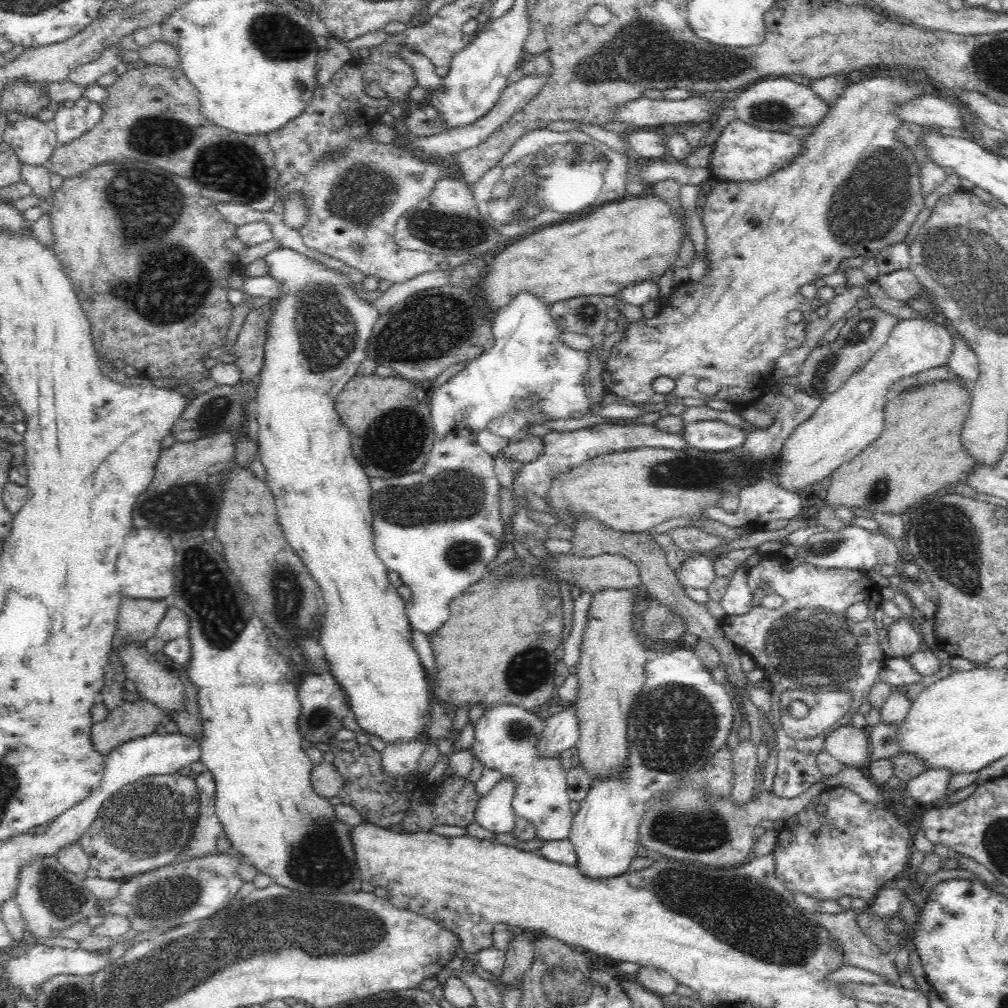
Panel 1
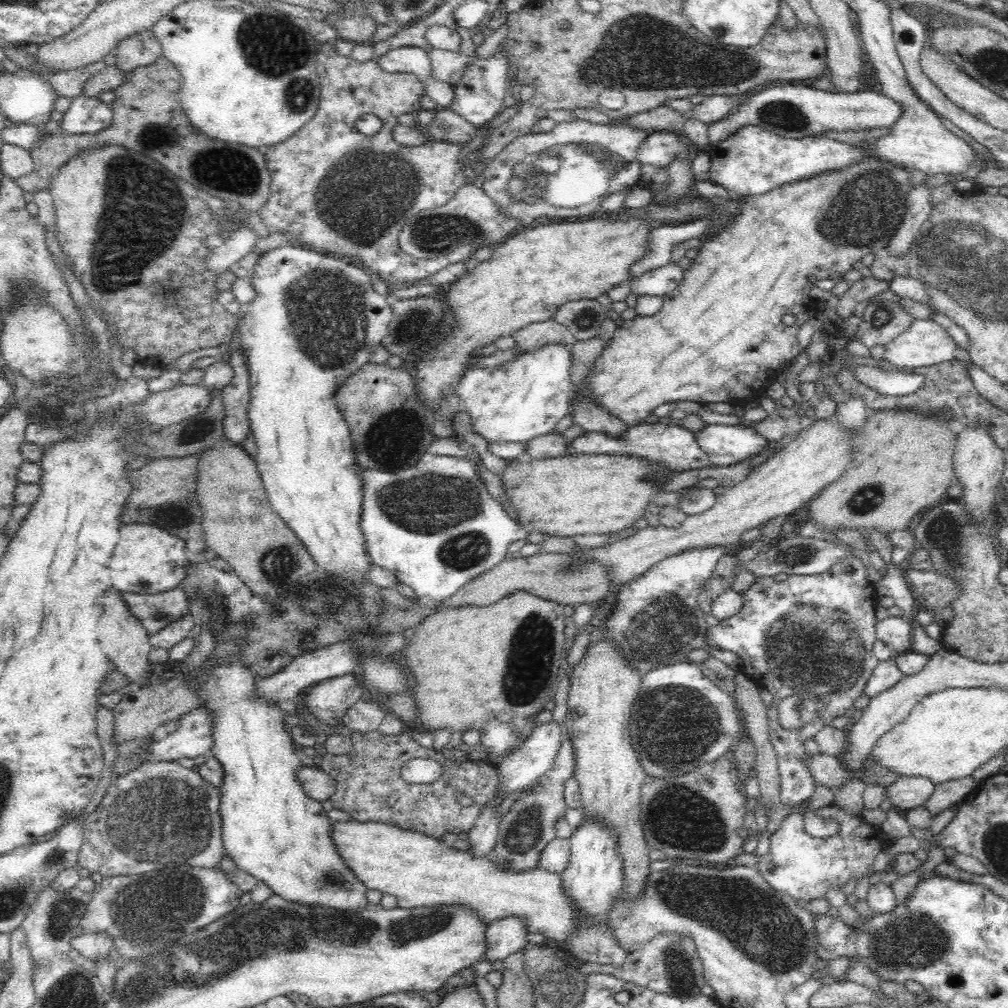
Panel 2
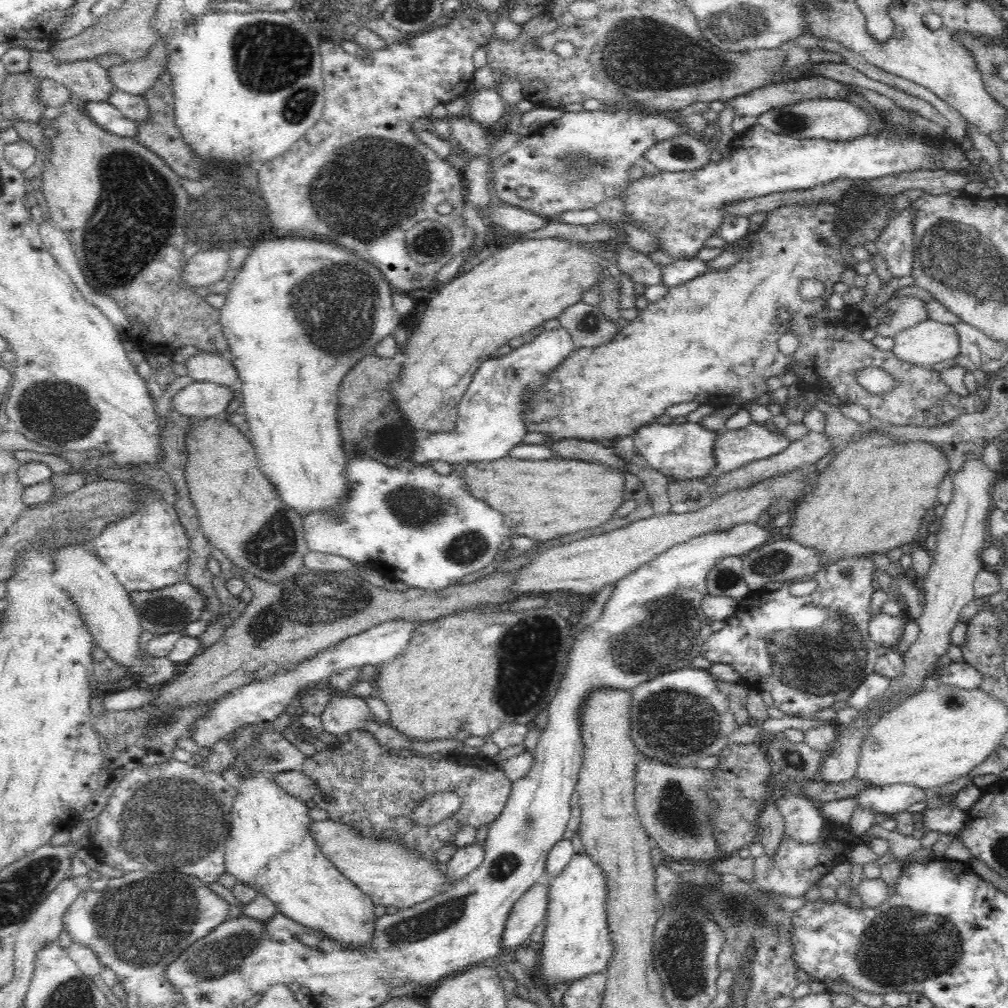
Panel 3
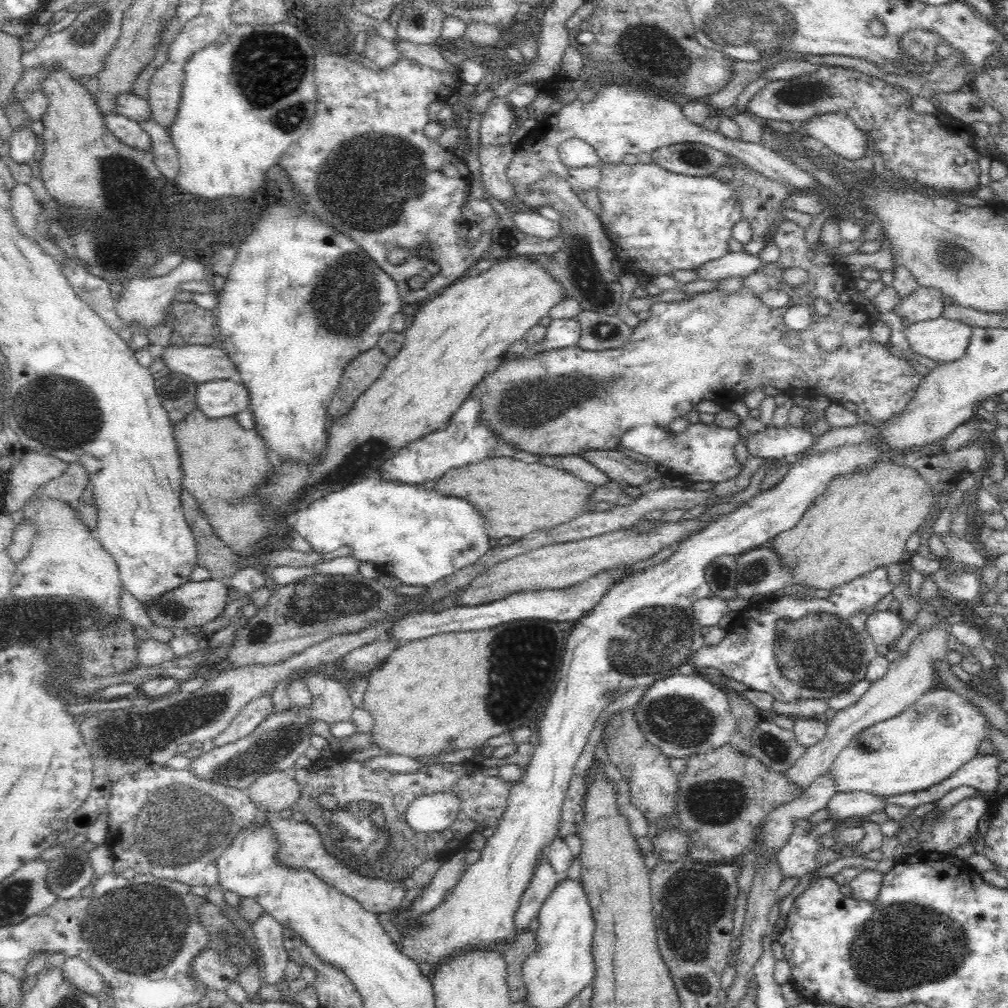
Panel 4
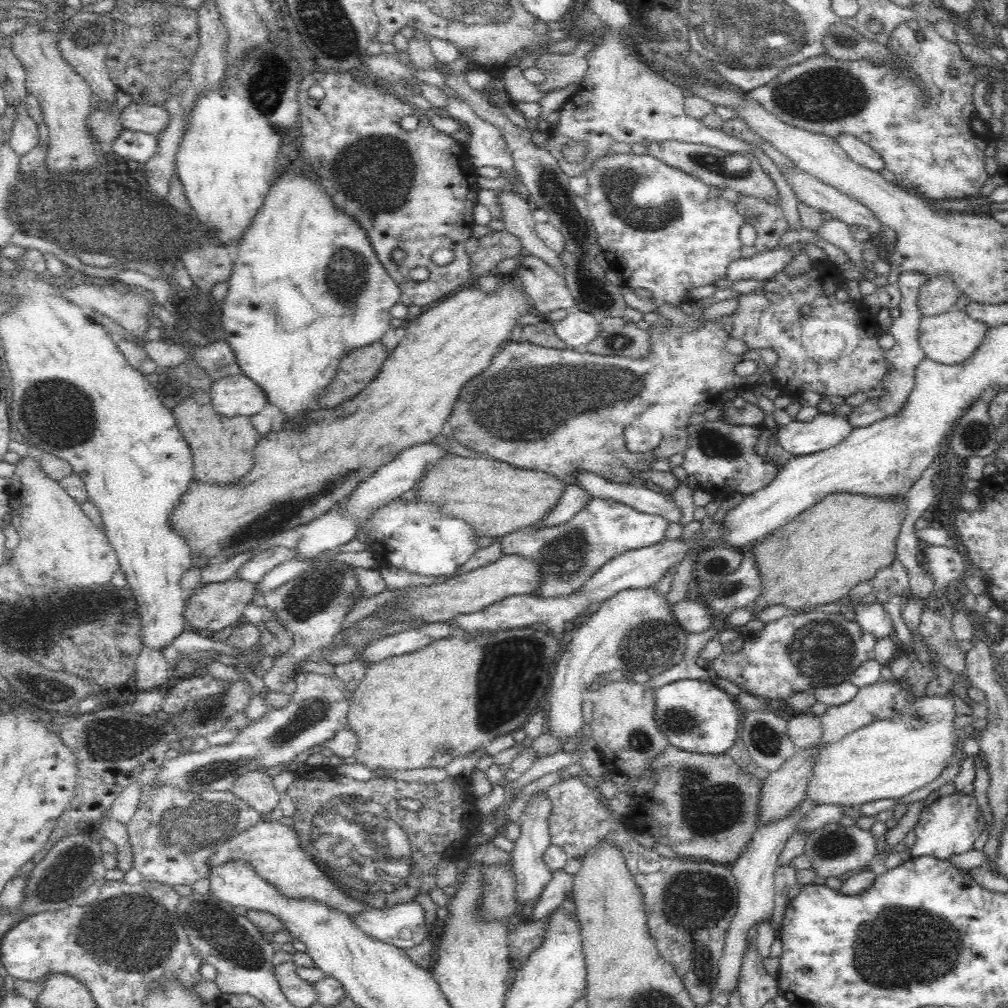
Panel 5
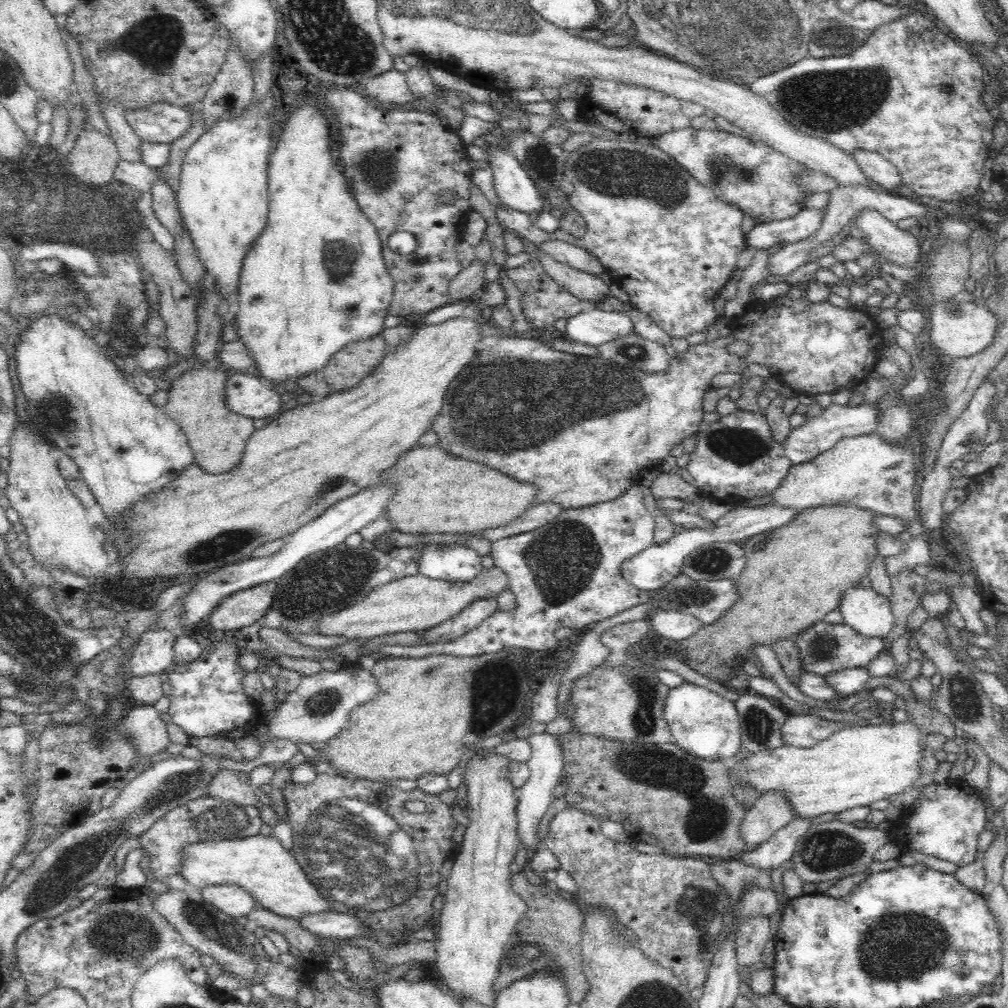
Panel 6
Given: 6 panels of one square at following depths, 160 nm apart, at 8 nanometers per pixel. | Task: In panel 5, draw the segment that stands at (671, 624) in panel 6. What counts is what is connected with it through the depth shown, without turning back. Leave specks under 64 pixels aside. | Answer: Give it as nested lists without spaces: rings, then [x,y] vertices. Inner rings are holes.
[[[684,598],[673,606],[674,616],[685,632],[702,632],[712,627],[716,620],[709,608],[699,599]]]

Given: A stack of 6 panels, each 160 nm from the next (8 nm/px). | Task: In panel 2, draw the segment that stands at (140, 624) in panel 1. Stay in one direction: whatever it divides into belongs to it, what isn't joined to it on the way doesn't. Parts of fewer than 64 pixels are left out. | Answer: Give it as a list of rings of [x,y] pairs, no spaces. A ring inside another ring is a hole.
[[[180,587],[160,594],[122,593],[120,597],[149,635],[156,634],[189,610],[188,597]]]

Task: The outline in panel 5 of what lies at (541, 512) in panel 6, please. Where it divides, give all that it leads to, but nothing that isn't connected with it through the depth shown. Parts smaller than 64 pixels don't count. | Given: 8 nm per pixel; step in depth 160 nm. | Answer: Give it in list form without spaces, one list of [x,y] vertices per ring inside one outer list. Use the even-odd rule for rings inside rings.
[[[578,484],[568,485],[558,499],[558,506],[554,507],[552,514],[546,516],[540,524],[534,524],[530,529],[542,529],[545,526],[556,526],[570,522],[580,510],[588,506],[593,496]]]

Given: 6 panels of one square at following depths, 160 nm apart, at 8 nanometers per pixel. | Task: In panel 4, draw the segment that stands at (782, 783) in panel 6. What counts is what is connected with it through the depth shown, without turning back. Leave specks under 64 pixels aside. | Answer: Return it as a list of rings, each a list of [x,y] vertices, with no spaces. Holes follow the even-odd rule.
[[[938,686],[904,712],[858,733],[829,768],[838,791],[865,791],[890,797],[925,790],[954,774],[979,753],[991,724],[971,701]]]

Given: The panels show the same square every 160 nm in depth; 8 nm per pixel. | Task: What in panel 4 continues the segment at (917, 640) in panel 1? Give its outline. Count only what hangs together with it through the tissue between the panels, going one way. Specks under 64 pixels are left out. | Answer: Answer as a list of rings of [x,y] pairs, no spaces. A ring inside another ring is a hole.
[[[869,611],[866,626],[876,646],[891,646],[897,642],[905,629],[905,623],[897,611]]]

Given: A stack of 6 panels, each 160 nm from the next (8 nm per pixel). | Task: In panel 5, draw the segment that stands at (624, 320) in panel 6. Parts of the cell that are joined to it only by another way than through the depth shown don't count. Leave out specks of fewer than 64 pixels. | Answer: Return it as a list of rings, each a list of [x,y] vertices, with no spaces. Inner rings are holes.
[[[569,310],[564,318],[550,324],[566,349],[581,349],[598,334],[598,320],[588,312]]]

